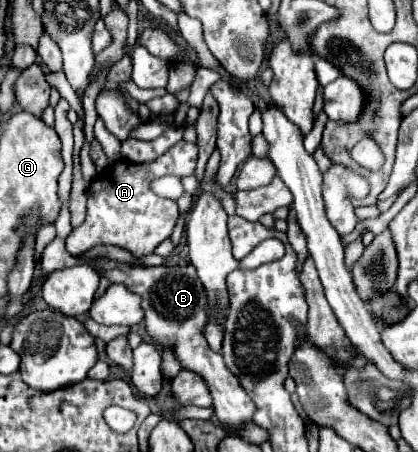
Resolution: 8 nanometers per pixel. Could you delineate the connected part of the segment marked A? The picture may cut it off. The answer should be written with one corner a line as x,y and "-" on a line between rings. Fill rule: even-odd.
182,141
170,147
152,163
126,163
118,161
112,167
104,169
88,189
88,215
80,227
74,227
66,239
66,249
70,255
78,257
96,245
116,245
130,251
134,257
144,257
168,239
174,231
178,219
176,201
158,197
150,191
150,179
162,175
192,175
196,167
198,149
194,143

